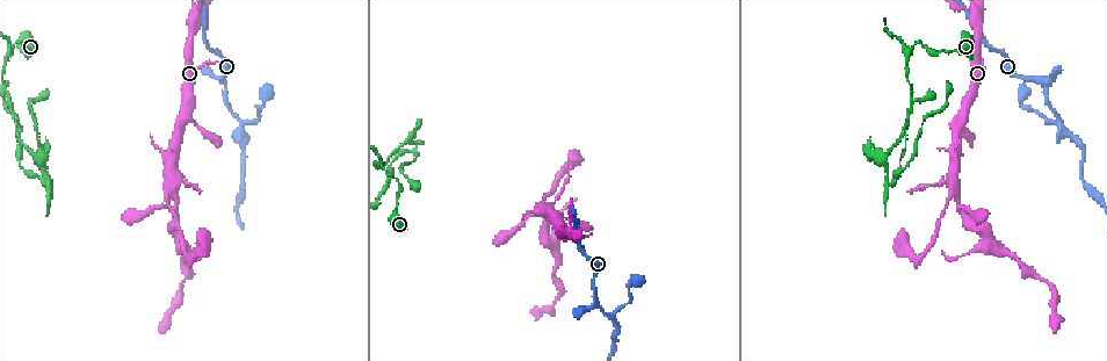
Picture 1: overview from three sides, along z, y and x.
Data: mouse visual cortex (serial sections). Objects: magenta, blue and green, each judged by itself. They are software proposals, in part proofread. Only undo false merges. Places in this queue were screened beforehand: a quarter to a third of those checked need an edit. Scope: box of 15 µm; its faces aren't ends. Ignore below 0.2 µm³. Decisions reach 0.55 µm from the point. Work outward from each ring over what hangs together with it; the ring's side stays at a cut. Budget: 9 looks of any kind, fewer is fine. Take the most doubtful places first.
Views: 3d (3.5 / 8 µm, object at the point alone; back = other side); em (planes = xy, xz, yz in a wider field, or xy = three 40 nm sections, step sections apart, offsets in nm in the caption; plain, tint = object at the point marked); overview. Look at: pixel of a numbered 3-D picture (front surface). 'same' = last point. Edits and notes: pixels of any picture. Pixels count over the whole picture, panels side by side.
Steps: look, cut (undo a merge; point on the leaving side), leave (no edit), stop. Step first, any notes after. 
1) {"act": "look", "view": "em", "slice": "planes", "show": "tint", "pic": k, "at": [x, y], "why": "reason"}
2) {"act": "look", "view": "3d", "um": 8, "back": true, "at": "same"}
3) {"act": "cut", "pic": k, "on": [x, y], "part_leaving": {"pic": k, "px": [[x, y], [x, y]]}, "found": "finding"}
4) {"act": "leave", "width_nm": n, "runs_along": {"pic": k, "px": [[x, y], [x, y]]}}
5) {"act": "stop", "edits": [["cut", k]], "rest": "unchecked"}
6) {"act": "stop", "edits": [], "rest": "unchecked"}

{"act": "look", "view": "3d", "um": 3.5, "pic": 1, "at": [613, 316], "why": "abrupt turn"}

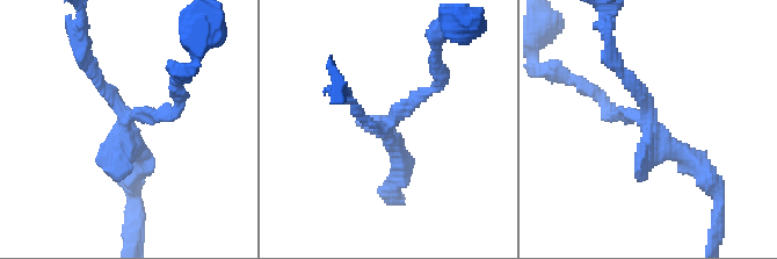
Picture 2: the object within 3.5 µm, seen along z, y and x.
{"act": "look", "view": "em", "slice": "xy", "step": 2, "show": "tint", "pic": 2, "at": [648, 114]}

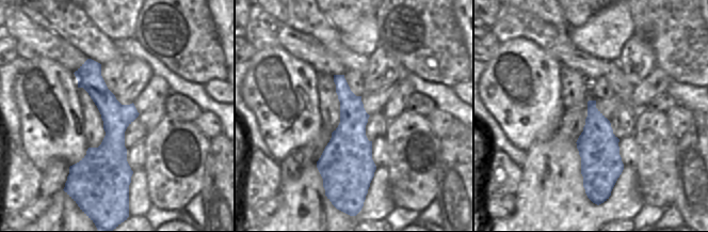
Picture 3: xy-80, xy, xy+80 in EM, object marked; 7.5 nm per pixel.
{"act": "leave", "runs_along": {"pic": 3, "px": [[89, 62], [112, 111], [106, 182]]}, "found": "continuous, no second cell"}

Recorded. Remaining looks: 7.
{"act": "look", "view": "em", "slice": "xy", "step": 1, "show": "tint", "pic": 1, "at": [174, 192], "why": "three-way junction"}

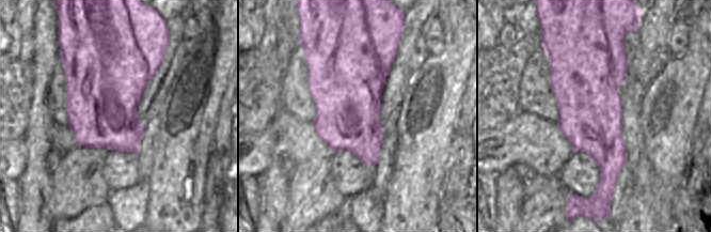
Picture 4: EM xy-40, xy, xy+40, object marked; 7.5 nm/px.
{"act": "look", "view": "3d", "um": 3.5, "at": "same", "why": "see where the arms go"}

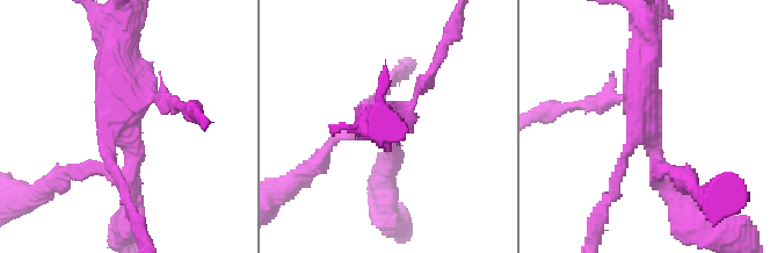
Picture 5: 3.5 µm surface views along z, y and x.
{"act": "leave", "found": "continuous, no second cell"}

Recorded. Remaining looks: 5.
{"act": "look", "view": "3d", "um": 8, "pic": 1, "at": [15, 43], "why": "sharp bend"}

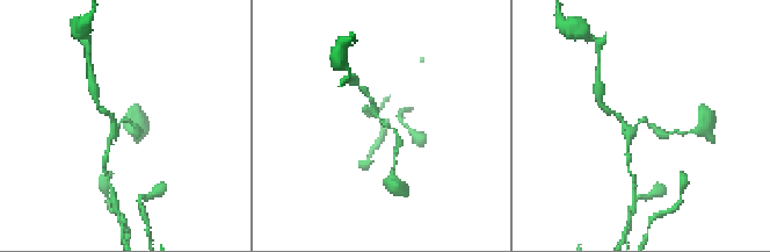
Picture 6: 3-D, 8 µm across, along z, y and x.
{"act": "look", "view": "em", "slice": "xy", "step": 2, "show": "tint", "pic": 6, "at": [383, 125], "arm_widths_nm": [200, 200], "why": "need the tissue"}

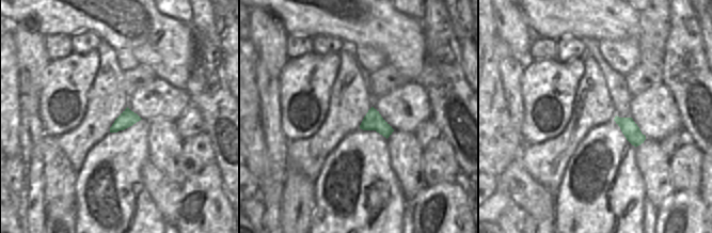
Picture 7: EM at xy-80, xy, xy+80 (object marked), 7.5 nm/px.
{"act": "leave", "runs_along": {"pic": 6, "px": [[399, 146], [394, 130], [369, 108]]}, "found": "continuous, no second cell"}

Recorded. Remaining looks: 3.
{"act": "look", "view": "3d", "um": 3.5, "pic": 1, "at": [415, 148], "why": "a narrow waist"}

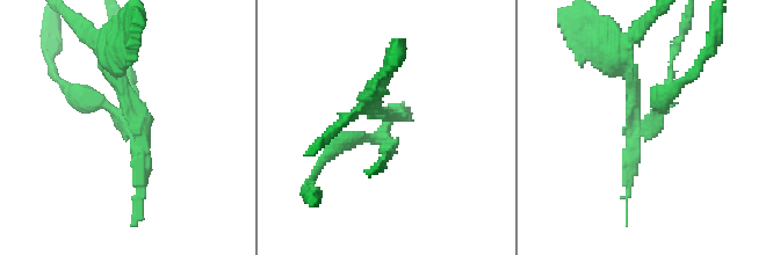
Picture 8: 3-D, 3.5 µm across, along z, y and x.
{"act": "look", "view": "em", "slice": "xy", "step": 3, "show": "tint", "pic": 8, "at": [128, 120], "why": "now the EM"}

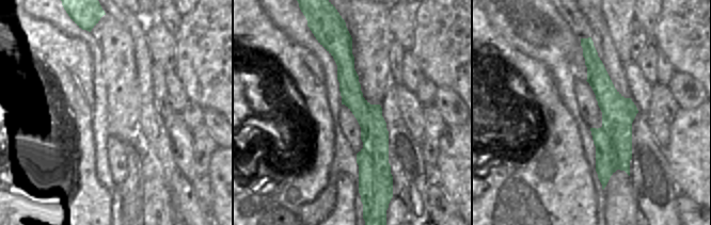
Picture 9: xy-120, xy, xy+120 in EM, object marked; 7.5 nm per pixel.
{"act": "cut", "pic": 8, "on": [94, 107], "part_leaving": {"pic": 8, "px": [[125, 122], [55, 72]]}, "found": "a second cell is stuck on"}

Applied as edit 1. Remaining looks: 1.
{"act": "stop", "edits": [["cut", 8]], "rest": "unchecked"}

